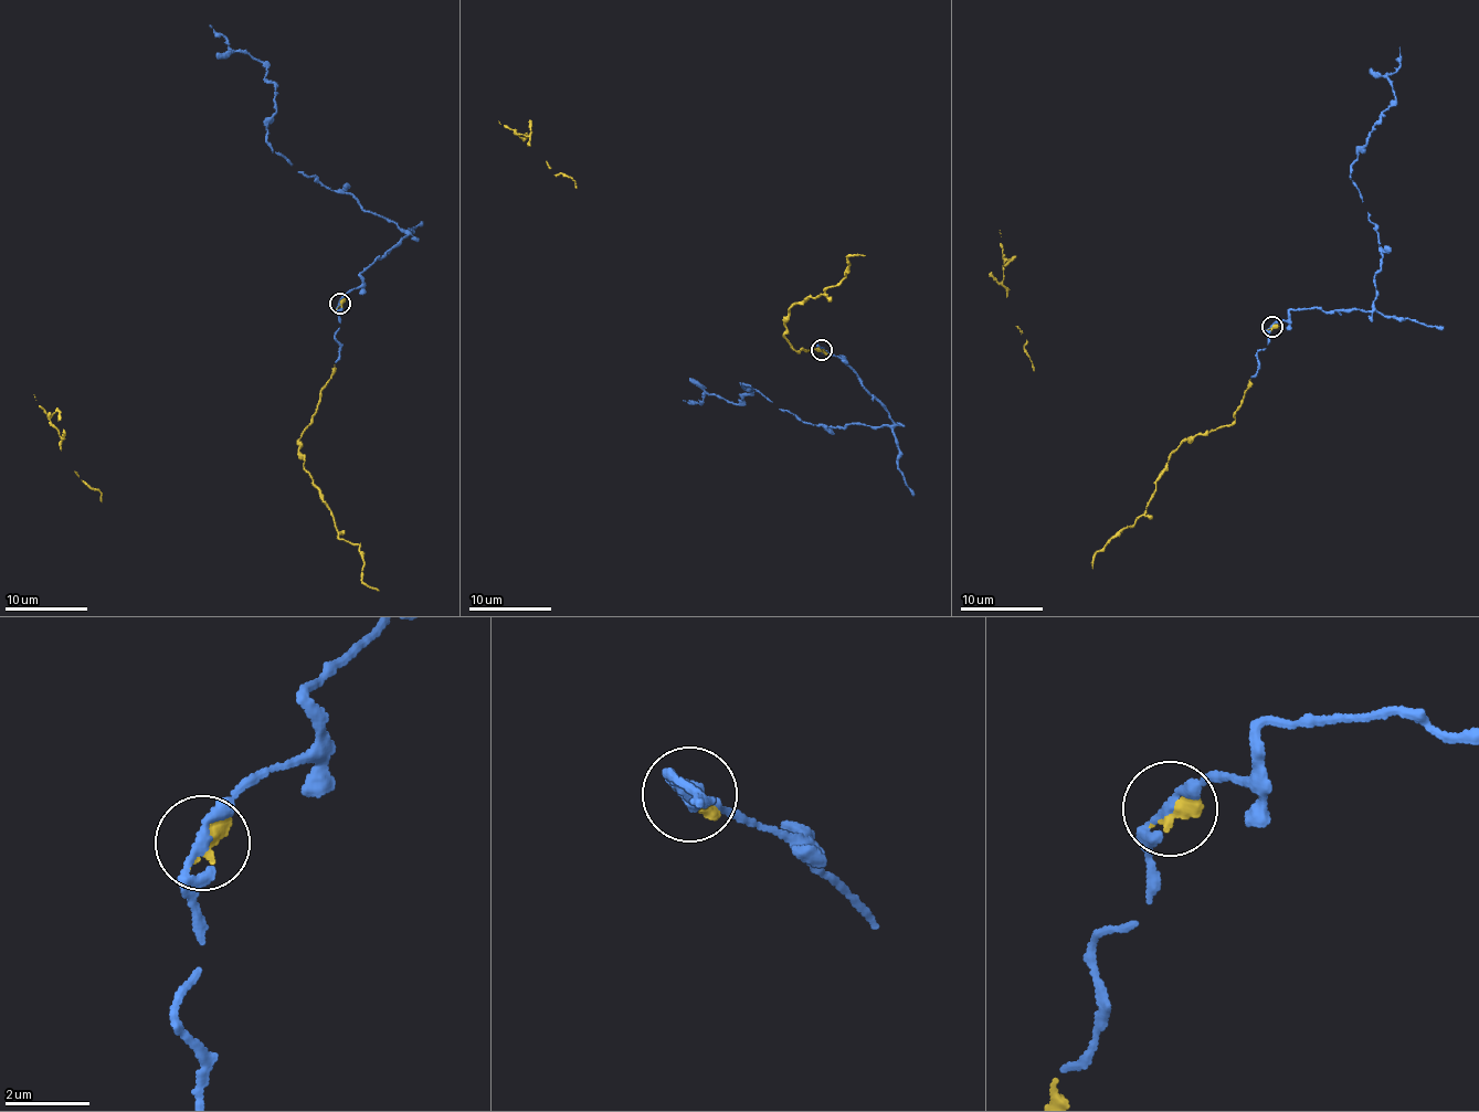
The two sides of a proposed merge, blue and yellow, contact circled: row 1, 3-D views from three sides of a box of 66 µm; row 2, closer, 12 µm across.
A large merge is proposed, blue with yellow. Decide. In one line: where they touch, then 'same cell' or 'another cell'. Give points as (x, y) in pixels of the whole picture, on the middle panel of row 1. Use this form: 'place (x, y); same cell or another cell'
place (821, 349); same cell

